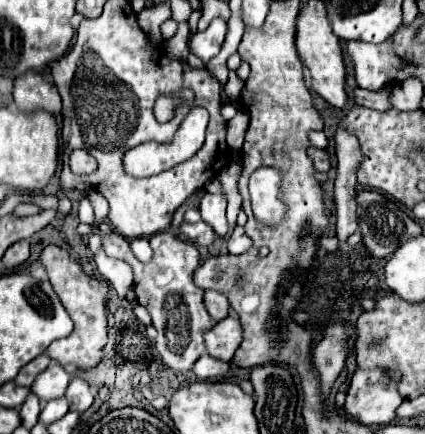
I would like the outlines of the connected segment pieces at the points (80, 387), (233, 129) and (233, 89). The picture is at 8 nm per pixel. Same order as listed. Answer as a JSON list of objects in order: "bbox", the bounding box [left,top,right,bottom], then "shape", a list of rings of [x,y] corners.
[{"bbox":[65,378,93,412],"shape":[[[73,378],[71,384],[69,384],[69,388],[67,388],[65,398],[69,400],[71,410],[85,412],[93,404],[93,390],[91,390],[91,386],[85,380]]]},{"bbox":[227,110,249,152],"shape":[[[239,110],[235,118],[227,122],[227,144],[231,150],[237,150],[237,152],[241,150],[247,126],[249,126],[249,114],[245,110]]]},{"bbox":[225,72,243,98],"shape":[[[229,72],[229,80],[227,80],[227,84],[225,84],[225,94],[227,94],[227,98],[237,98],[239,96],[239,92],[241,92],[241,88],[243,88],[243,80],[239,80],[237,76],[235,76],[235,72]]]}]

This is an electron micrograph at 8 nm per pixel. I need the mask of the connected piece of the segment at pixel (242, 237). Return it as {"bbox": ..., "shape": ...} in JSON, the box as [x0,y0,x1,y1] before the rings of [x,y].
{"bbox":[227,226,251,254],"shape":[[[235,226],[231,238],[227,240],[227,248],[229,248],[229,254],[243,254],[243,252],[247,252],[251,248],[251,240],[245,234],[243,226]]]}

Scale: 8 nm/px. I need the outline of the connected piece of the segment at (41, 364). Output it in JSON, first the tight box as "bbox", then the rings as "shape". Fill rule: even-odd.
{"bbox":[15,354,51,388],"shape":[[[47,354],[37,356],[35,360],[31,360],[29,364],[25,364],[25,366],[19,370],[19,376],[15,378],[15,384],[21,384],[21,386],[27,386],[27,388],[29,388],[29,386],[35,382],[37,374],[43,372],[43,370],[49,366],[49,362],[51,362],[51,358],[49,358]]]}

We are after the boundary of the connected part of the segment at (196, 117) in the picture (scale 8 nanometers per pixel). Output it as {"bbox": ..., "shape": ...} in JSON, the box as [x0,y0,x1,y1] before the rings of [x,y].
{"bbox":[123,108,207,178],"shape":[[[191,108],[189,116],[179,126],[179,132],[175,134],[173,142],[169,142],[169,144],[149,142],[149,144],[141,144],[141,146],[135,146],[135,148],[127,150],[125,156],[123,156],[125,174],[129,174],[133,178],[149,178],[149,176],[155,176],[155,174],[159,174],[163,170],[173,168],[175,164],[181,164],[181,162],[189,160],[203,146],[205,130],[207,130],[207,112],[205,112],[205,108]]]}

